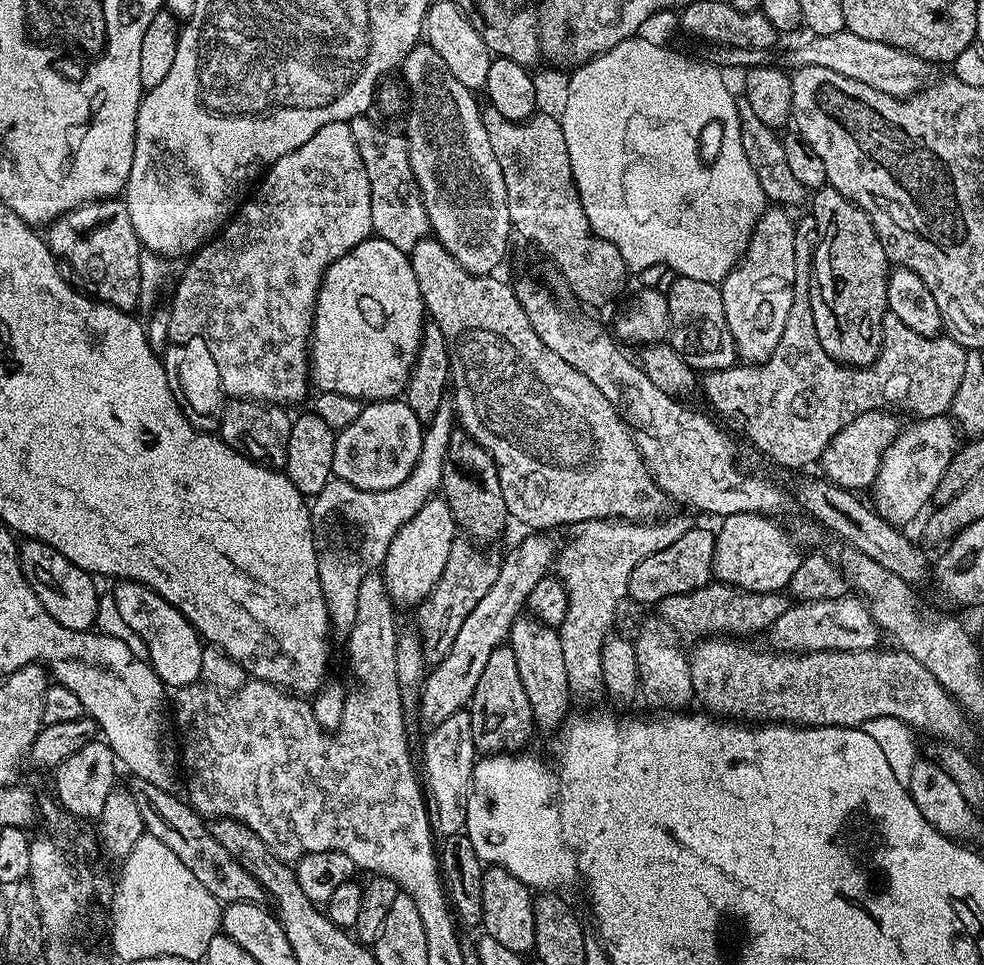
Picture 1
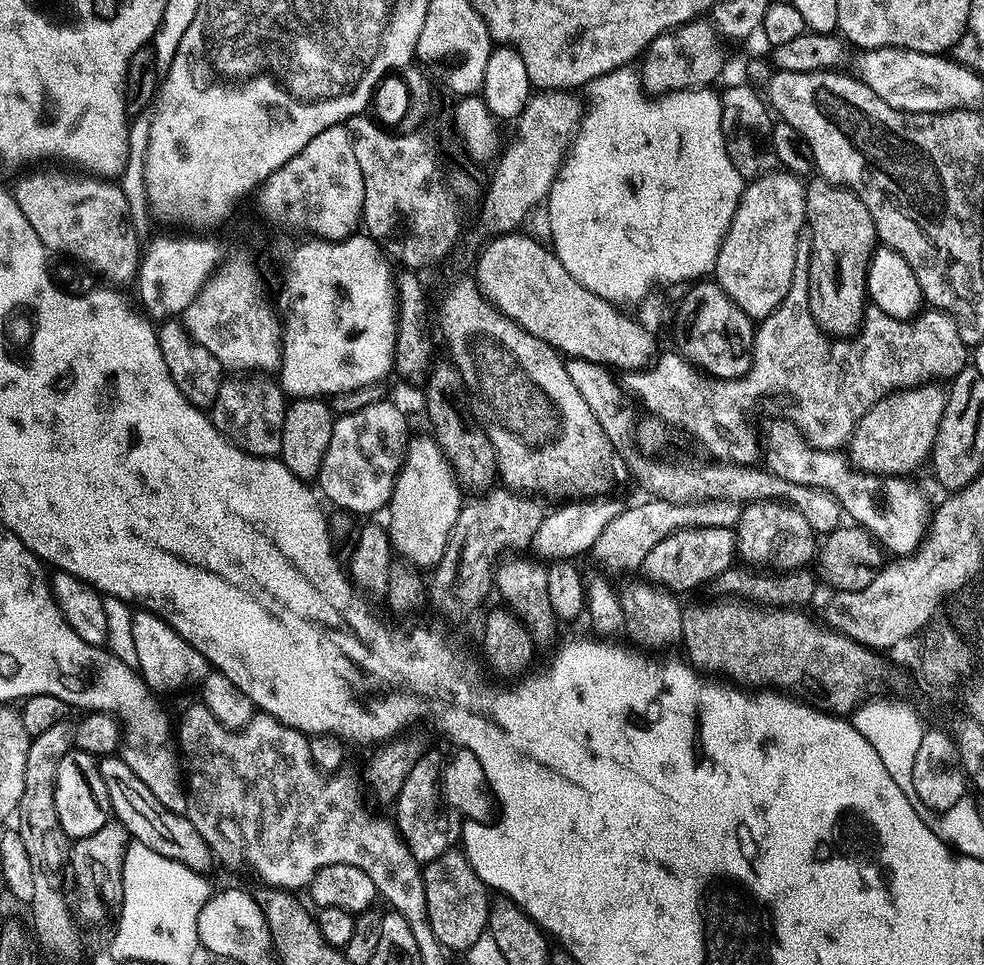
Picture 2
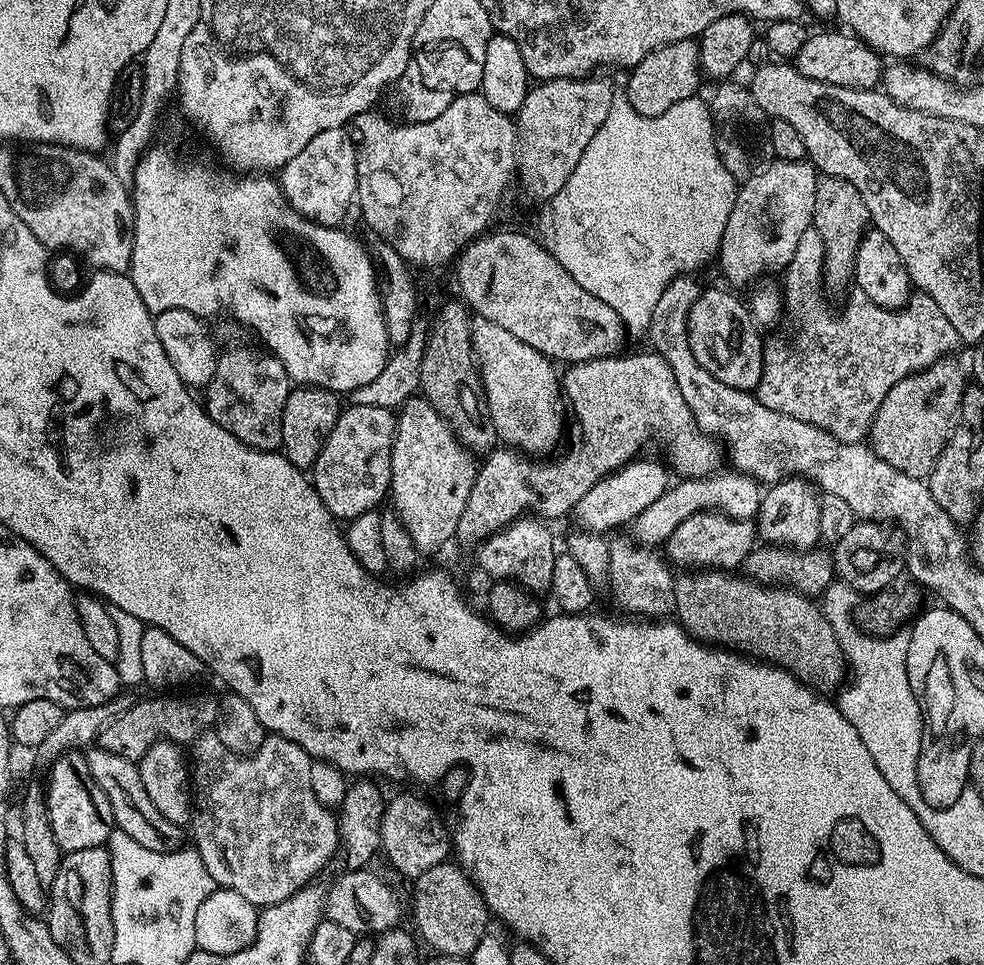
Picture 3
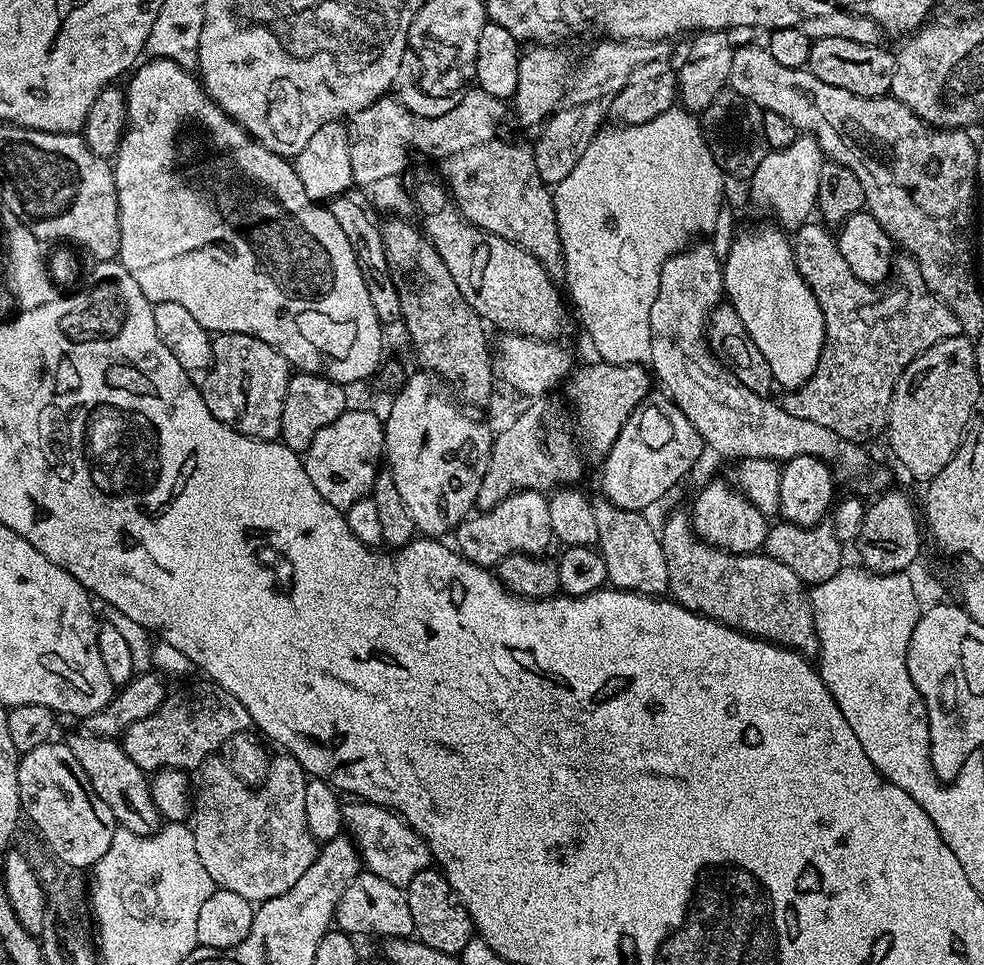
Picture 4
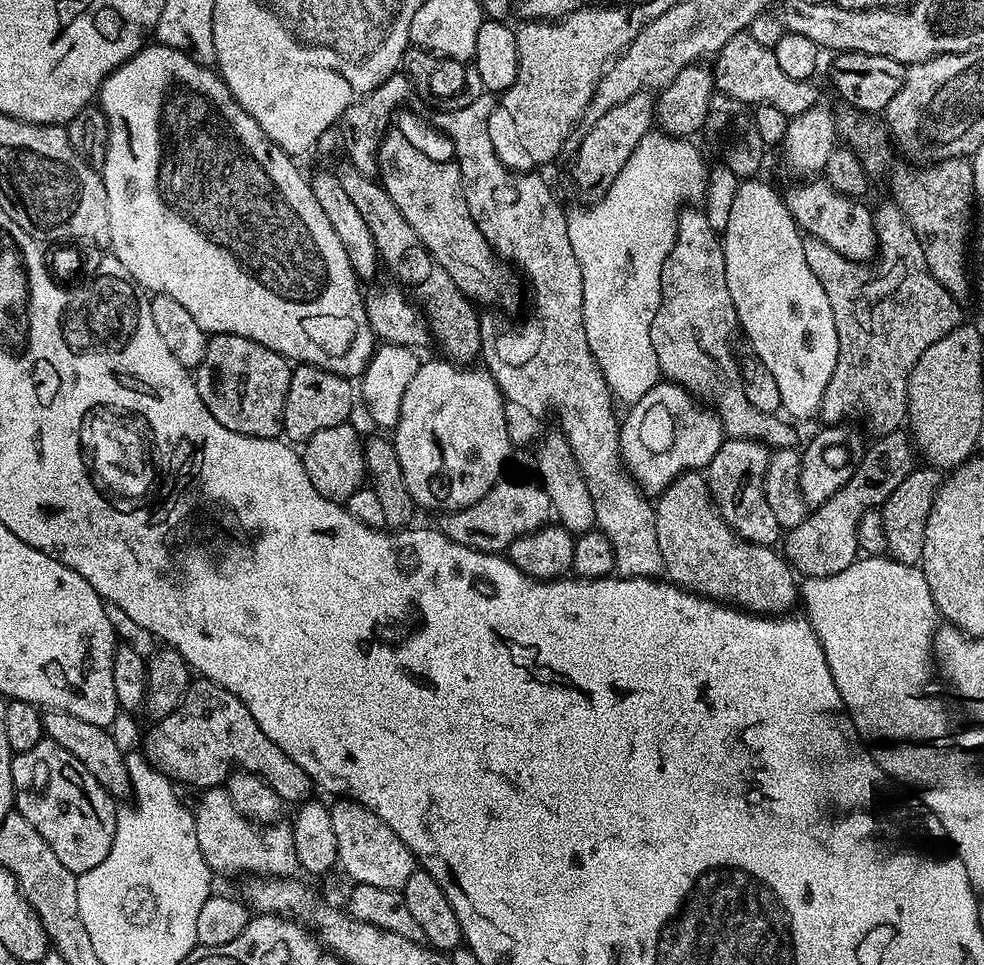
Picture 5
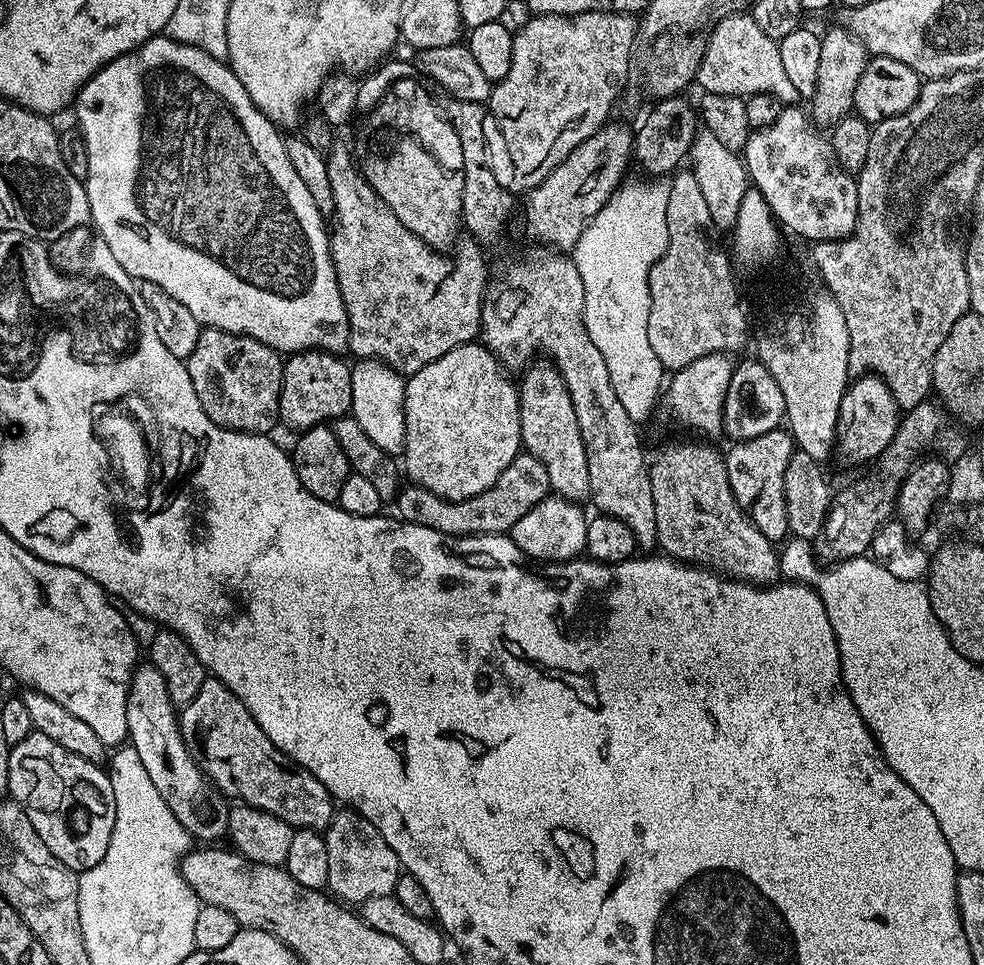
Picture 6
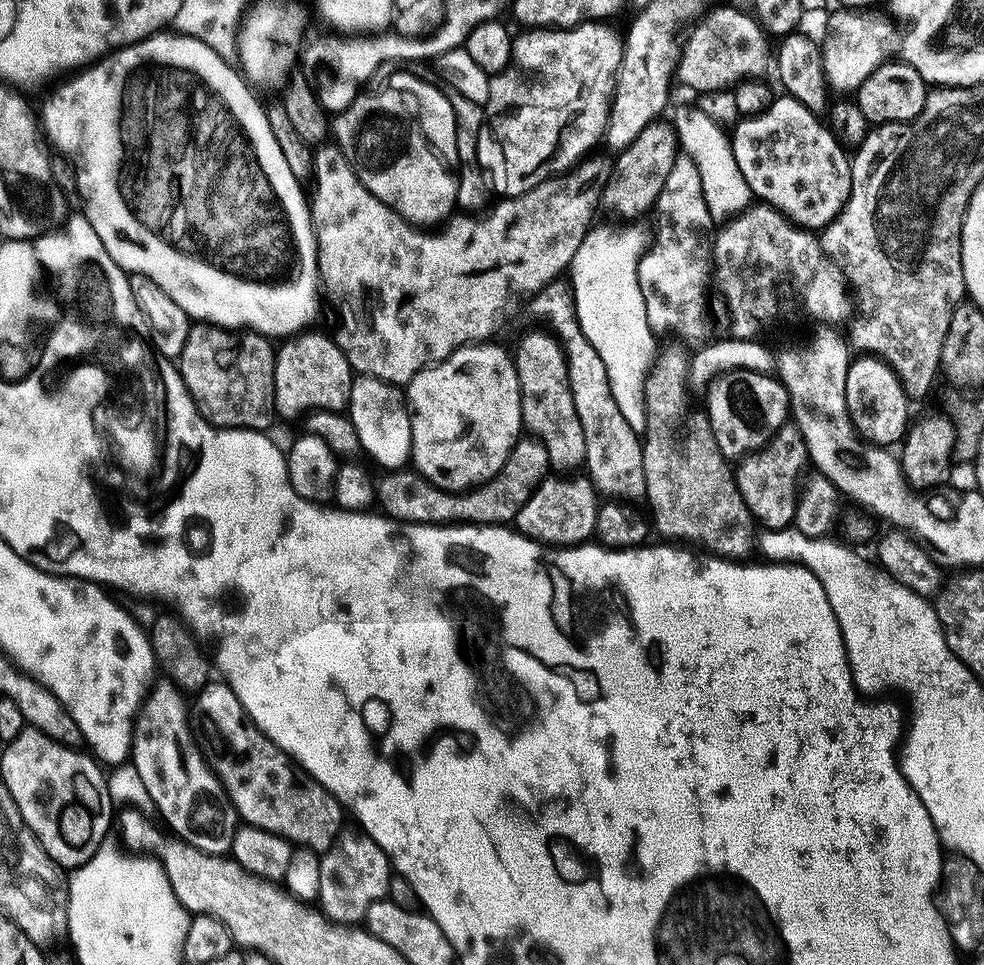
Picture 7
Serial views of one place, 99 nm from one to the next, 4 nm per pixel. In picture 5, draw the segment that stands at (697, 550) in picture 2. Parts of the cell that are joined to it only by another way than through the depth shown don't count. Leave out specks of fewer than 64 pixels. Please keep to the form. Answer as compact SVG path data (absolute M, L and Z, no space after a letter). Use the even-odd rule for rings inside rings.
M725 439L718 447L714 458L706 467L708 495L716 506L720 517L741 540L749 540L752 544L776 546L781 543L782 529L774 510L770 510L770 502L766 500L764 489L764 472L770 459L769 445L758 440Z

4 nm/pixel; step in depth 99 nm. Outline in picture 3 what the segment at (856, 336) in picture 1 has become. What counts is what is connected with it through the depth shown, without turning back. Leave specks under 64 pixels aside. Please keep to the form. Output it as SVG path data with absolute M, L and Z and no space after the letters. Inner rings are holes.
M821 175L817 179L814 190L812 227L818 230L824 243L823 287L829 293L831 293L830 291L840 292L847 284L853 283L858 246L869 224L866 202L862 202L862 194L858 194L858 190L854 190L854 186L850 182L837 176Z

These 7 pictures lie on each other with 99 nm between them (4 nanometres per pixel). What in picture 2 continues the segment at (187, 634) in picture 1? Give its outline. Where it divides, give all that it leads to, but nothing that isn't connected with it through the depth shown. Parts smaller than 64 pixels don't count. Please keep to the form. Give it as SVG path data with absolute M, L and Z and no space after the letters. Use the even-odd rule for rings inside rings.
M136 610L131 613L132 618L132 646L131 655L136 655L134 659L135 667L138 669L141 678L148 684L149 688L157 694L163 692L180 692L183 688L195 689L206 678L206 674L210 671L210 665L207 658L194 650L194 646L190 646L190 642L186 642L186 638L182 638L182 634L178 634L161 616L155 616L154 613L147 610Z

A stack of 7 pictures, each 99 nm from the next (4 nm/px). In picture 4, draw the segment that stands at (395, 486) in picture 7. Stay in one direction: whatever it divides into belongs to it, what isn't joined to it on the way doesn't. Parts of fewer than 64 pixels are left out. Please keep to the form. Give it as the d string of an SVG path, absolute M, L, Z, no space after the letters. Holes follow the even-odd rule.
M516 492L493 508L469 515L454 530L459 551L469 562L481 566L498 565L502 558L519 552L527 556L547 553L548 543L554 540L548 499L543 492Z

